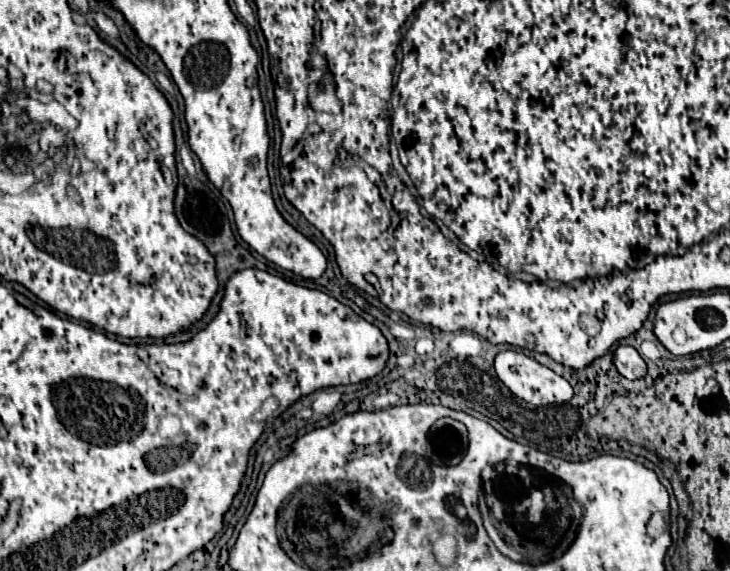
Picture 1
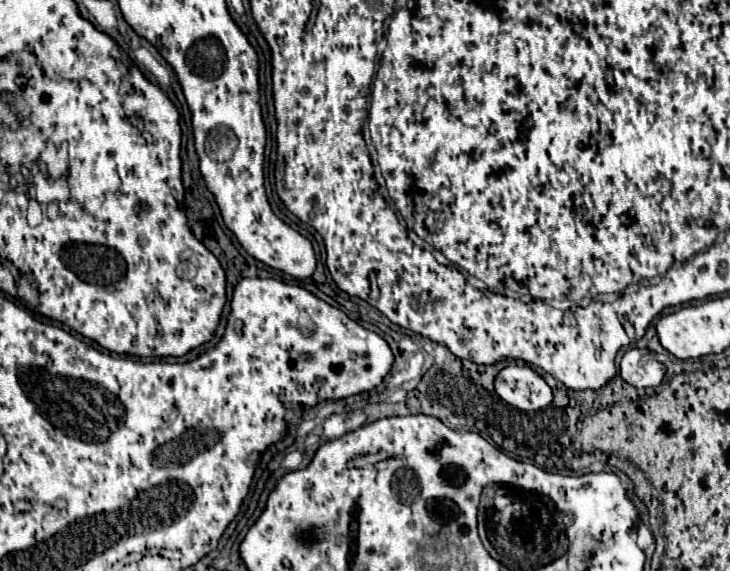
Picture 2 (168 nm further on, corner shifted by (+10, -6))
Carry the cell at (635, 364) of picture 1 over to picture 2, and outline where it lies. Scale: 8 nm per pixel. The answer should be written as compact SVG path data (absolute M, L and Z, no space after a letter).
M630 349L620 363L622 379L634 387L656 387L662 383L666 365L658 361L658 355L650 349Z

